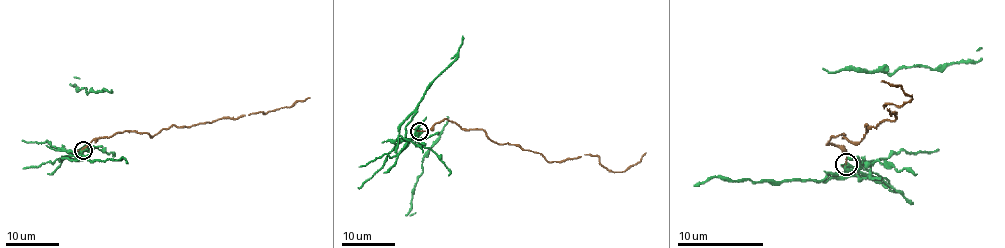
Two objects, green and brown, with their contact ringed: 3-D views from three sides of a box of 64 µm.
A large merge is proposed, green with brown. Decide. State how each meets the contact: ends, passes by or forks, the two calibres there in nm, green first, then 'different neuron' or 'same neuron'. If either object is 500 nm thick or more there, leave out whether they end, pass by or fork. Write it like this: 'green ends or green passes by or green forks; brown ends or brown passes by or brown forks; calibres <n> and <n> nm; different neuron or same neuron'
green passes by; brown ends; calibres 440 and 160 nm; different neuron

